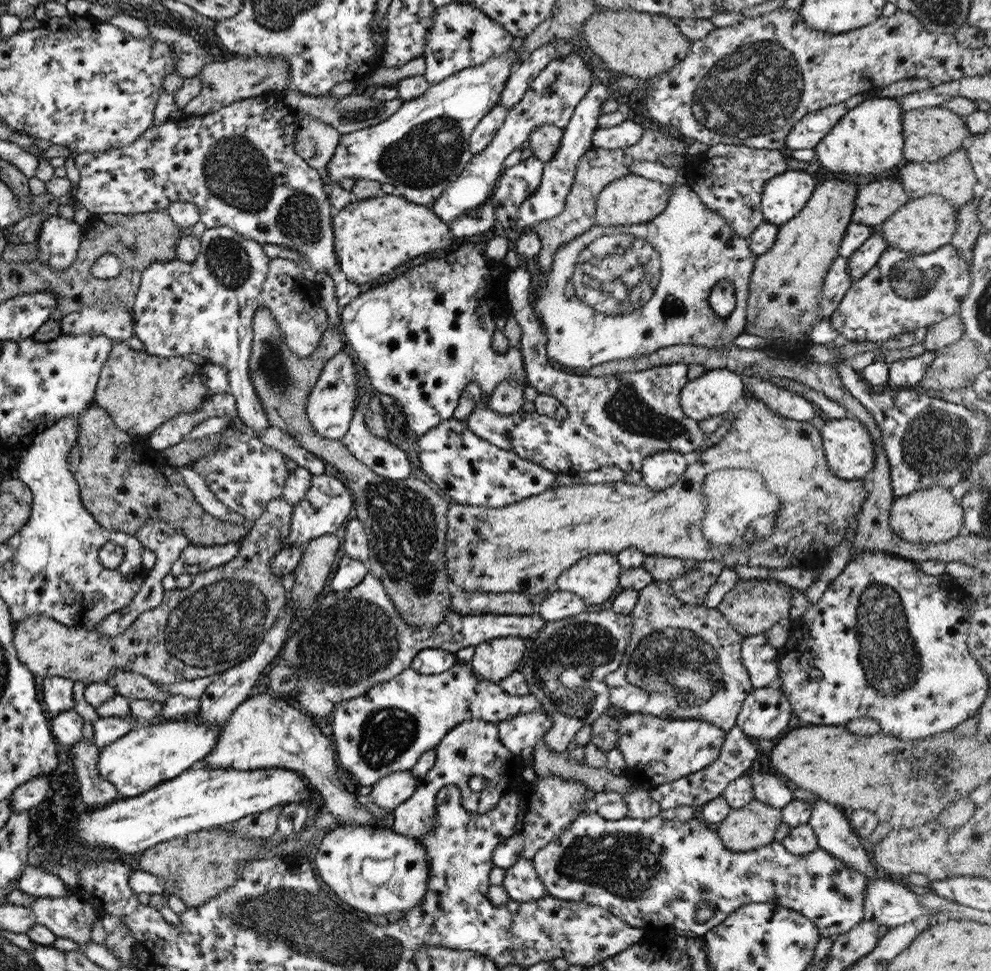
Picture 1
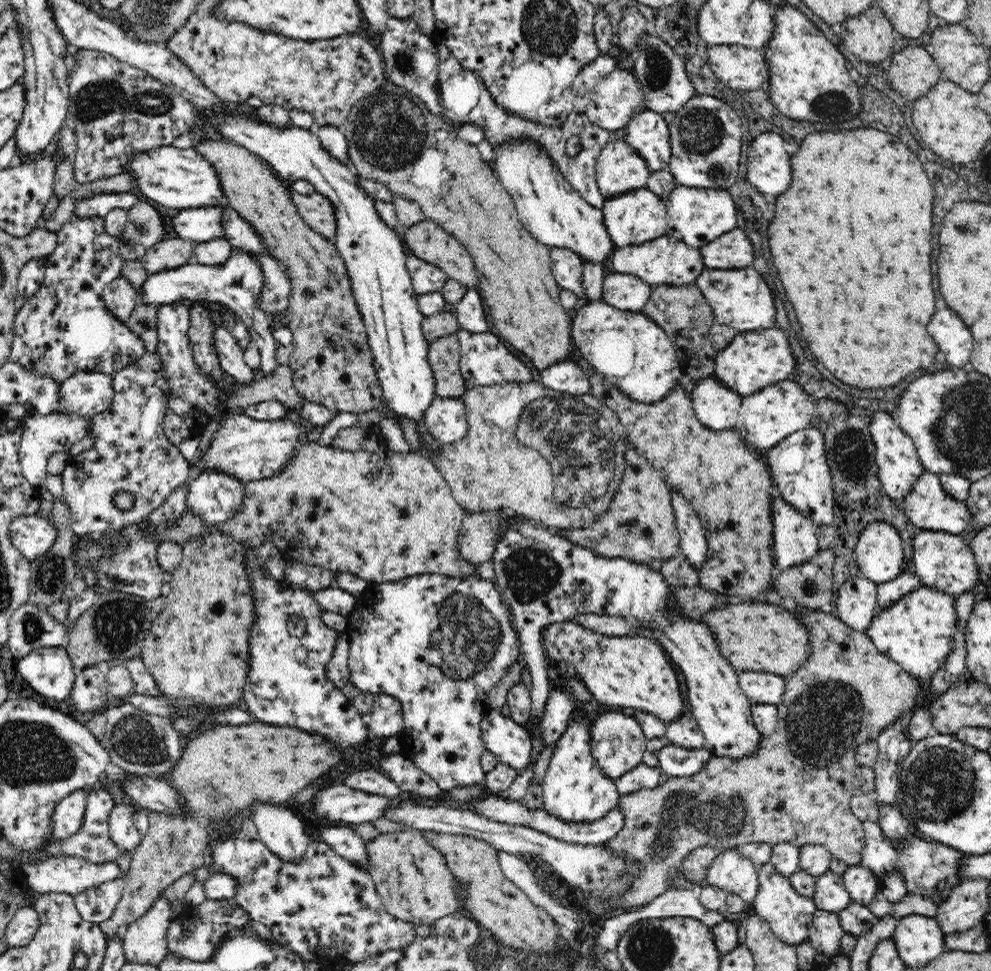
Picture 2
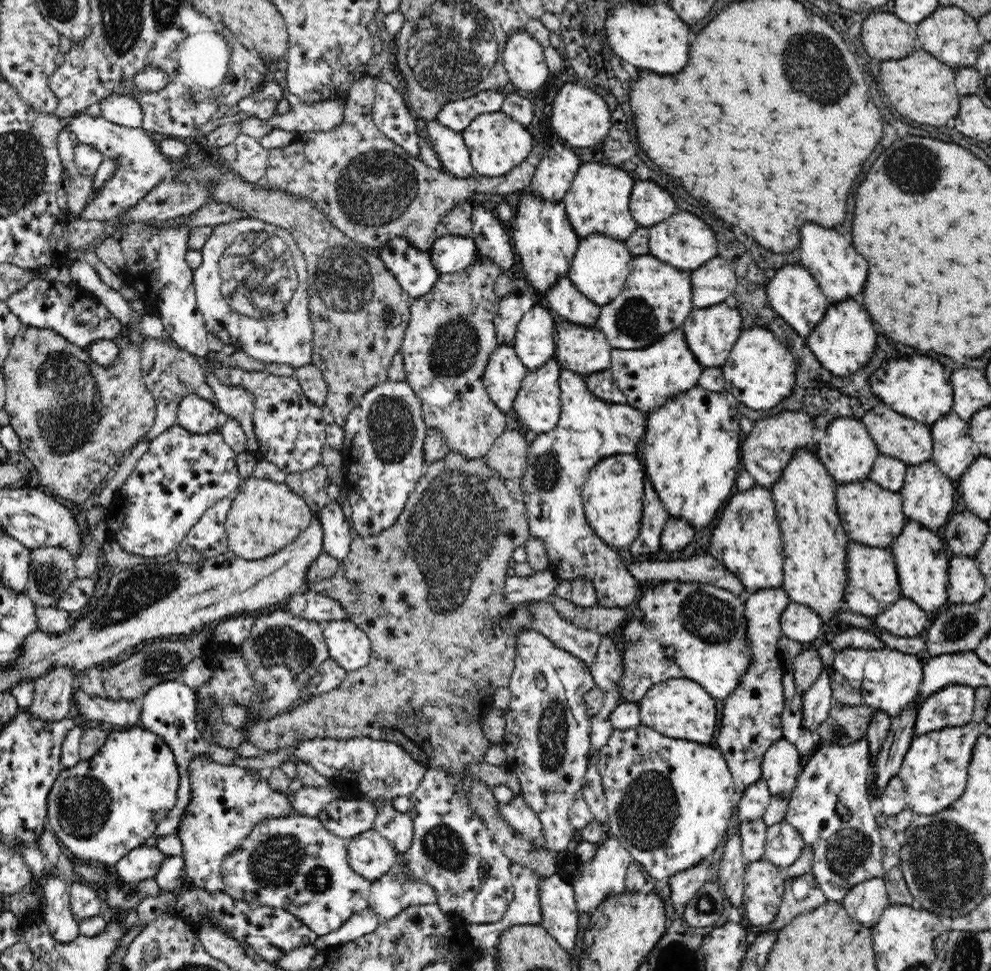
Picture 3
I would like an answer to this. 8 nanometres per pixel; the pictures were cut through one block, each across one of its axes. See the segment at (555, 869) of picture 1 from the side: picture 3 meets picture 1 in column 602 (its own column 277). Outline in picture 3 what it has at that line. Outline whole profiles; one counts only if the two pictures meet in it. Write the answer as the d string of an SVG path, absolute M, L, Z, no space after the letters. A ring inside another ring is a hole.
M294 815L262 821L223 862L221 873L225 892L233 899L281 908L302 921L317 936L338 930L352 914L369 906L371 881L354 872L349 865L344 837L332 834L318 817Z

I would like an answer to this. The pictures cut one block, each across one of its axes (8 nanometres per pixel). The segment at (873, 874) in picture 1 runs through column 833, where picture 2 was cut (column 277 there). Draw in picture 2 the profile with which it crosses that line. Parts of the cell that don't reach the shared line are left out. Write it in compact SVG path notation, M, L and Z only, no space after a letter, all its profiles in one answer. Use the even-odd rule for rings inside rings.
M260 804L255 810L253 822L258 828L258 840L282 862L302 862L311 841L304 822L295 815L291 805Z

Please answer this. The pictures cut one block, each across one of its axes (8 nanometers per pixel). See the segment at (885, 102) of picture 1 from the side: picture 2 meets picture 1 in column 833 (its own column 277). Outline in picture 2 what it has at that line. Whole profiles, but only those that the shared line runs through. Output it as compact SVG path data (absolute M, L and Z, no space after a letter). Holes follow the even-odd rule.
M246 102L226 103L221 111L204 112L212 128L221 134L224 140L234 142L256 154L276 170L285 182L293 183L296 180L305 180L314 186L315 192L325 196L331 203L335 212L335 238L332 243L335 245L338 256L344 261L353 297L356 301L357 311L362 317L365 329L367 330L368 348L372 353L372 366L378 377L381 388L381 406L391 410L397 418L411 420L415 424L419 436L421 436L420 454L429 459L432 456L442 454L442 446L445 444L432 437L428 425L426 425L426 410L432 406L436 398L436 379L434 371L428 361L429 342L425 339L422 328L422 321L425 317L420 311L411 283L411 276L406 267L406 260L410 254L402 236L388 225L376 211L375 201L364 191L364 187L358 183L360 177L351 167L342 163L340 159L332 157L331 153L323 147L318 139L317 133L312 129L302 128L294 124L276 126L272 123L258 119L258 113L253 106Z

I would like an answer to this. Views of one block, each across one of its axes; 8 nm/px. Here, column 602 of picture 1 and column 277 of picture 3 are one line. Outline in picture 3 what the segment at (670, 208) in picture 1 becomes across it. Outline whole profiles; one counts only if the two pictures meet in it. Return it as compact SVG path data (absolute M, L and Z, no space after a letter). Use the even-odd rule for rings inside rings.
M243 216L212 227L212 234L206 238L200 252L202 262L196 270L192 270L192 278L197 307L207 331L221 338L225 345L231 344L236 350L245 352L266 365L280 362L292 366L294 370L310 365L314 327L309 311L307 261L292 234L279 226Z

